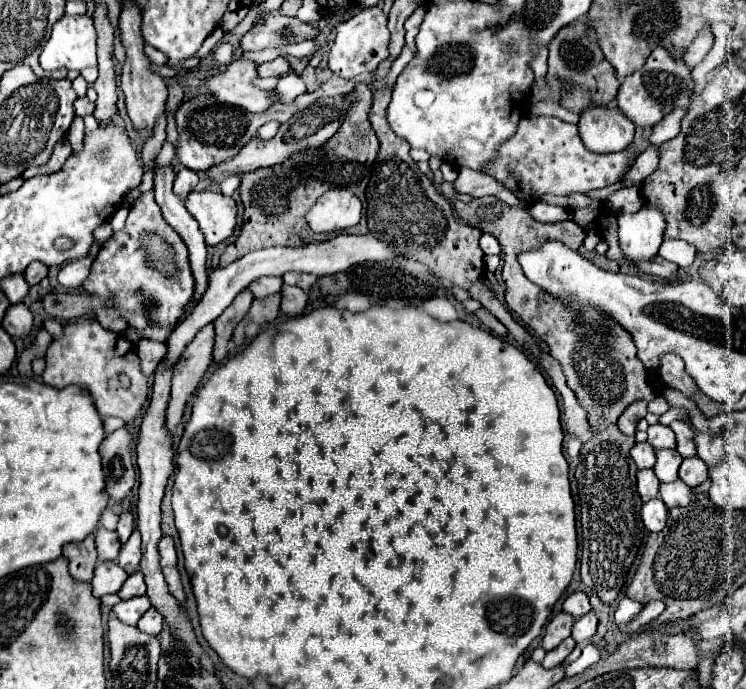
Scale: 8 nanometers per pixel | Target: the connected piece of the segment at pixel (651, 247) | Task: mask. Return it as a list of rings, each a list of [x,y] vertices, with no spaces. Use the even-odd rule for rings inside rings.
[[[647,203],[637,213],[619,215],[617,223],[621,251],[631,263],[657,255],[665,231],[665,215],[657,207]]]

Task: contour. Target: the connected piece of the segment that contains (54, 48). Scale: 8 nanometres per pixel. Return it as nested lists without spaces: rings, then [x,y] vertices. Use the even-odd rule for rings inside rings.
[[[63,15],[51,29],[51,37],[39,55],[39,65],[45,71],[55,69],[85,69],[97,66],[97,34],[93,19],[89,15]]]

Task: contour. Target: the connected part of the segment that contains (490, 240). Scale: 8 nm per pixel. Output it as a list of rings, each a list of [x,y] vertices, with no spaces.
[[[482,234],[479,246],[485,255],[500,255],[501,247],[498,240],[489,234]]]

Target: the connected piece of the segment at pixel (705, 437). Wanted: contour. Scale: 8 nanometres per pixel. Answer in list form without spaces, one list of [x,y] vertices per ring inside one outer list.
[[[697,431],[695,433],[695,445],[697,445],[697,455],[711,467],[717,461],[723,459],[725,451],[723,451],[723,439],[719,435],[711,435],[711,433],[703,433]]]

